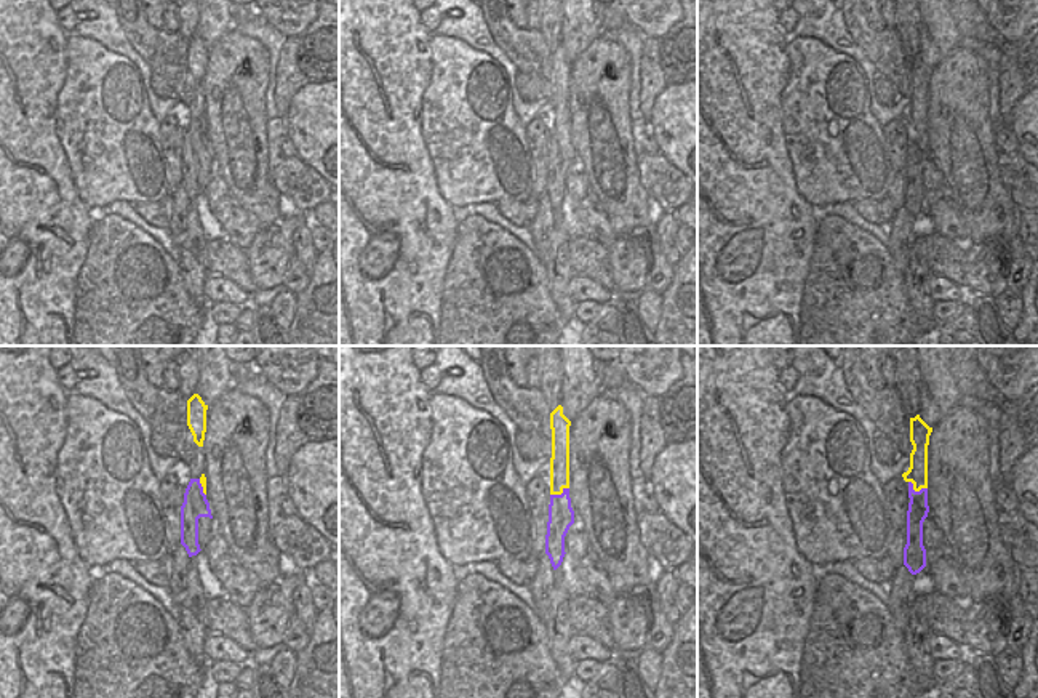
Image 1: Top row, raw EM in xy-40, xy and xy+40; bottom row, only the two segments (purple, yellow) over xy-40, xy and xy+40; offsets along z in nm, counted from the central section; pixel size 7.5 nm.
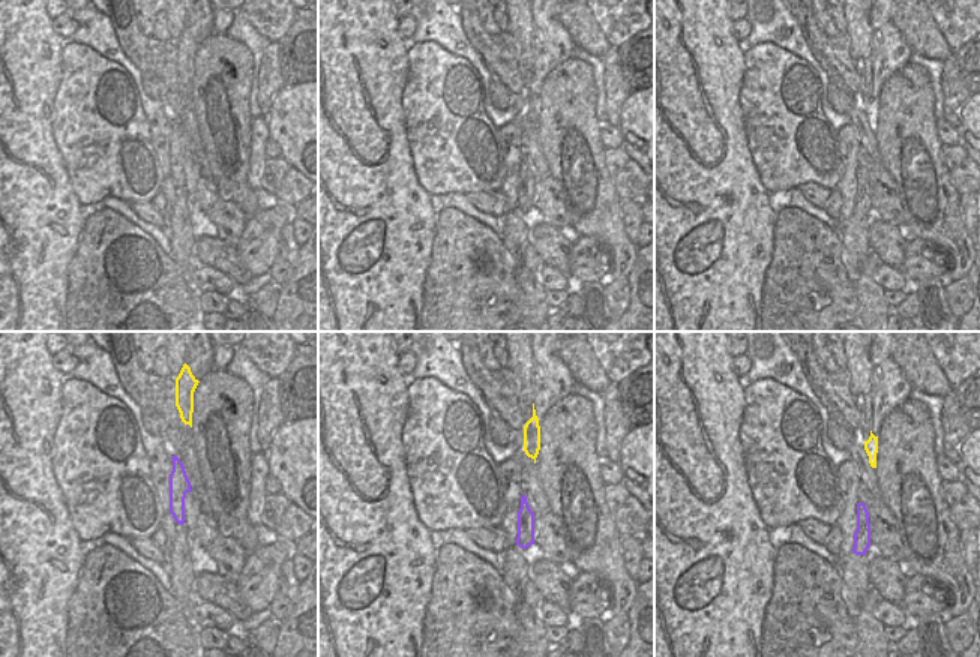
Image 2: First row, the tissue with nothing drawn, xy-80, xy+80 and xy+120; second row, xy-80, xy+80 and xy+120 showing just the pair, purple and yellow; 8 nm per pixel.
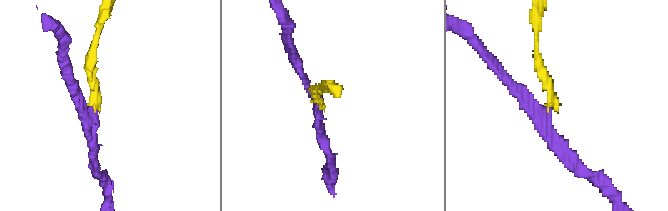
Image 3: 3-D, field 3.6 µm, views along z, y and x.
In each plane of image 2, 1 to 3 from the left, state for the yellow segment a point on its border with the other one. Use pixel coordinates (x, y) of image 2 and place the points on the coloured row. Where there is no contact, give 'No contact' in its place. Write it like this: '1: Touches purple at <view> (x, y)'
1: No contact
2: No contact
3: No contact.

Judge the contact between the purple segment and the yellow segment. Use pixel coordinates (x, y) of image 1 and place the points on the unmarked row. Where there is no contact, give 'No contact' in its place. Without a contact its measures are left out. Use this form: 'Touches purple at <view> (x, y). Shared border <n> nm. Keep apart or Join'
Touches purple at xy+40 (917, 133). Shared border 160 nm. Keep apart.

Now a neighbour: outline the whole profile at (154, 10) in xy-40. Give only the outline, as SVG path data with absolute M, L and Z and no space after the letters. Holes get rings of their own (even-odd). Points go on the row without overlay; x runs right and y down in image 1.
M141 0L146 19L154 29L163 29L162 16L171 2L174 0Z

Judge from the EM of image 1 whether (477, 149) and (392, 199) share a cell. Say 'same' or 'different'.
different

